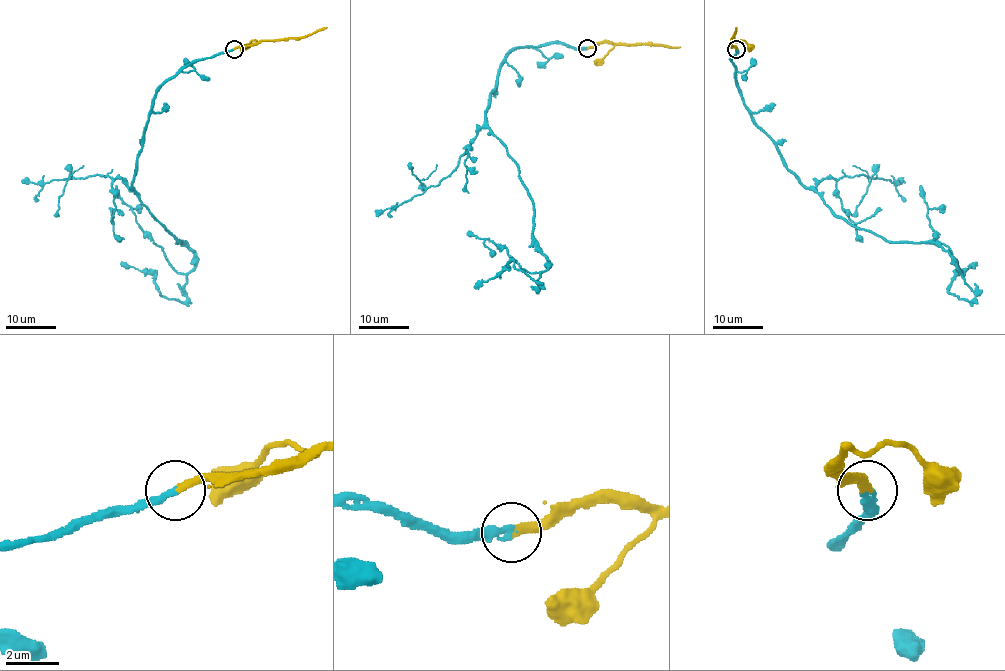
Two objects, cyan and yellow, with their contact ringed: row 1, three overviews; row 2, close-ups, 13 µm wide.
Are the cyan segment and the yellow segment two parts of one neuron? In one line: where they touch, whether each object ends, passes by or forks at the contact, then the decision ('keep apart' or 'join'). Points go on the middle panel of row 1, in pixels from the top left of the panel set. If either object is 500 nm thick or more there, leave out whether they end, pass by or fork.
at (587, 48); cyan ends there; yellow ends there; join

